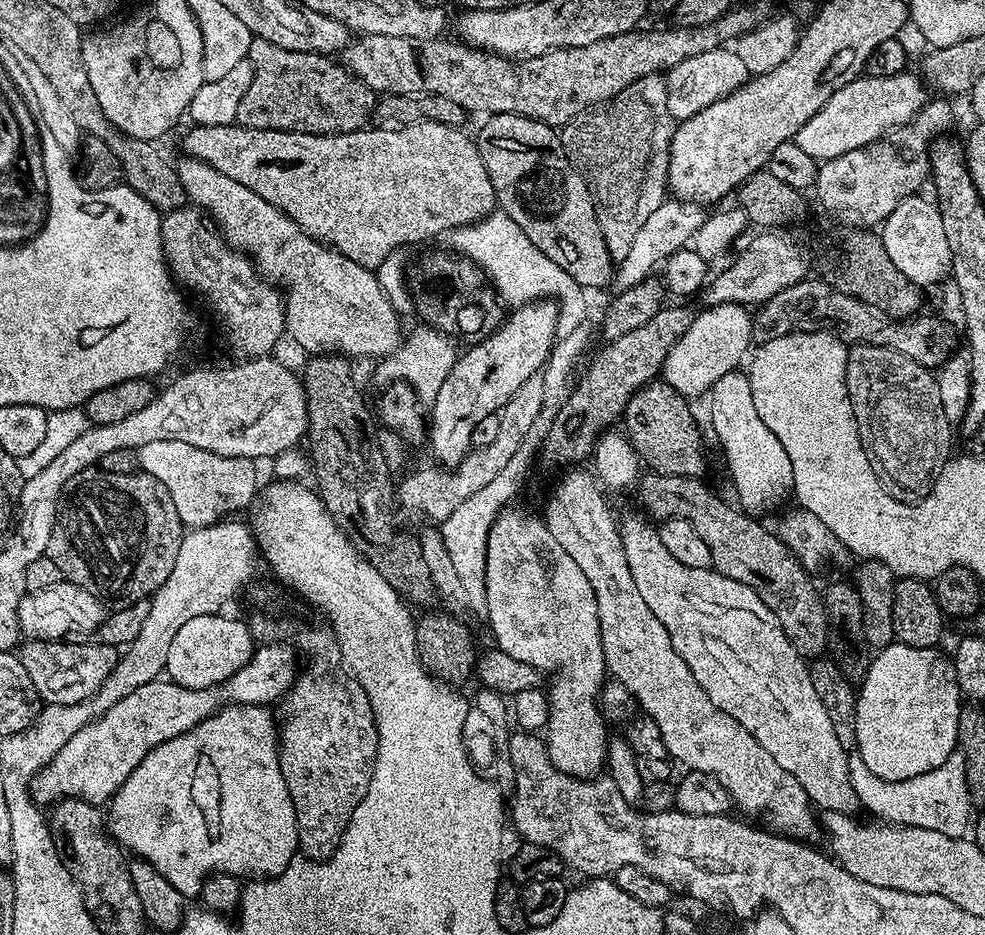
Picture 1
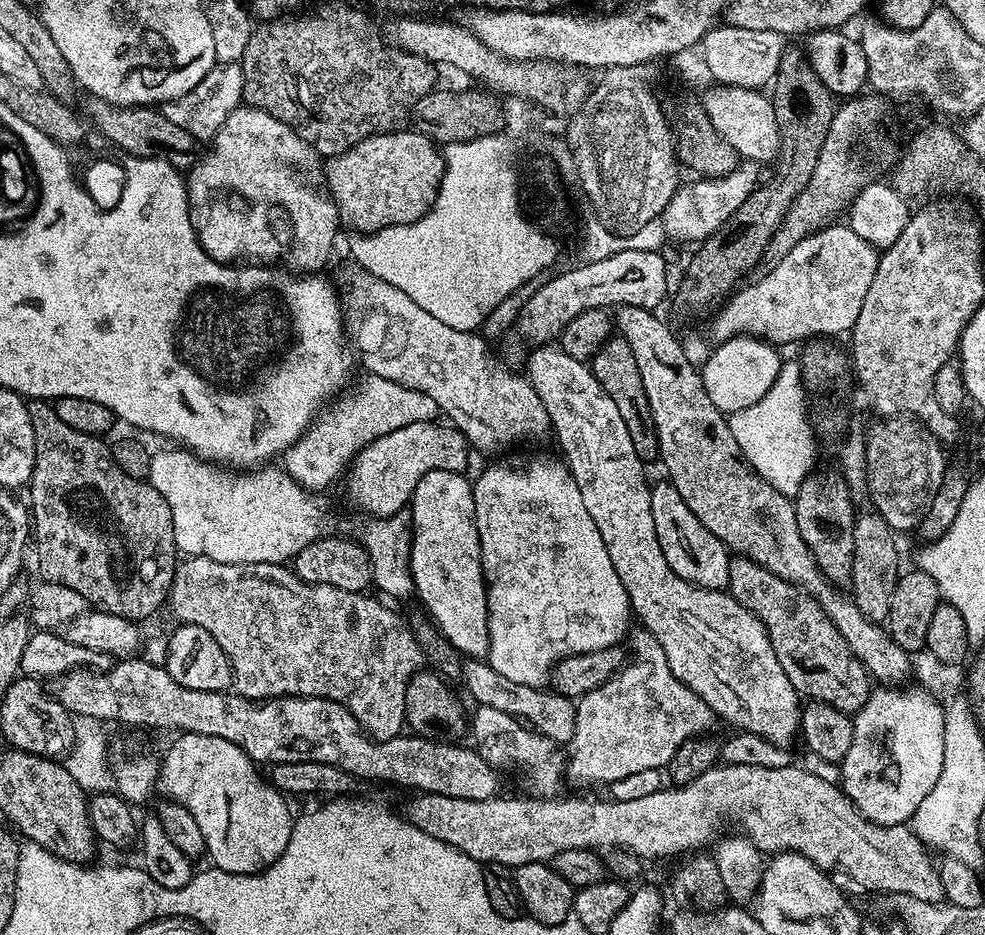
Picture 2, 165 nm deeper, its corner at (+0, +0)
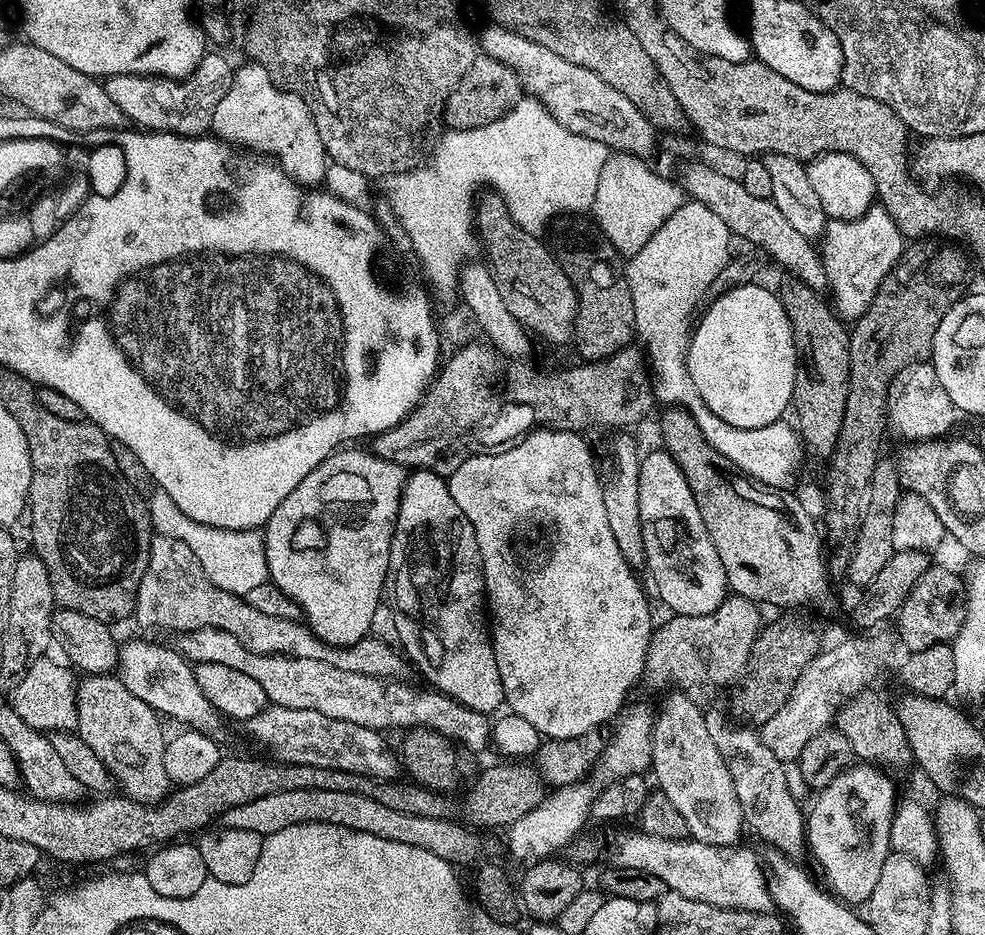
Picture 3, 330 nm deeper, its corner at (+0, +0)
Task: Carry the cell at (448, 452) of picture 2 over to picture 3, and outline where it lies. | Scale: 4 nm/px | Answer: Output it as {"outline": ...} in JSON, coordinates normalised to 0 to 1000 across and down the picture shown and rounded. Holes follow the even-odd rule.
{"outline":[[[342,481],[325,494],[322,501],[317,501],[315,507],[307,511],[307,516],[301,518],[301,523],[293,526],[289,535],[285,535],[281,543],[277,543],[276,552],[273,554],[266,572],[269,582],[269,595],[272,598],[272,612],[275,624],[279,625],[289,639],[302,642],[309,649],[309,655],[313,658],[311,662],[312,671],[316,672],[317,677],[328,684],[330,690],[339,691],[338,694],[344,695],[353,693],[357,689],[371,683],[378,672],[378,666],[382,663],[382,653],[386,650],[386,636],[391,636],[392,621],[394,615],[394,598],[398,586],[398,571],[402,559],[402,551],[406,544],[406,530],[410,526],[411,504],[406,497],[384,489],[377,481],[371,483],[348,483]]]}

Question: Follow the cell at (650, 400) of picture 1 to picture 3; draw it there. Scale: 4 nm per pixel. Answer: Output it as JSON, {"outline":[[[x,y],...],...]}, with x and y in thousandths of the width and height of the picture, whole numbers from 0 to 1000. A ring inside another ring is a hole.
{"outline":[[[593,233],[578,235],[581,236],[565,250],[564,258],[559,258],[558,265],[585,313],[583,372],[589,375],[593,384],[590,386],[613,387],[639,371],[646,358],[644,319],[640,319],[636,282],[604,239],[596,235],[596,240]]]}

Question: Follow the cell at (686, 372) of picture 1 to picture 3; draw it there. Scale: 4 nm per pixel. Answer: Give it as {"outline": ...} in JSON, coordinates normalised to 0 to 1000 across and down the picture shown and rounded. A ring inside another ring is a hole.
{"outline":[[[887,220],[869,235],[842,235],[837,241],[835,260],[837,260],[835,277],[838,288],[841,290],[844,324],[858,343],[868,344],[883,327],[892,304],[917,273],[920,266],[920,255],[912,246],[908,233],[904,233],[902,226],[895,220]]]}

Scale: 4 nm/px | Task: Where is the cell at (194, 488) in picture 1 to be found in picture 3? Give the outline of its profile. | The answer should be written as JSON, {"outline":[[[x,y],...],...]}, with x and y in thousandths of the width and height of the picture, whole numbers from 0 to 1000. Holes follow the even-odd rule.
{"outline":[[[155,525],[150,535],[155,566],[163,573],[189,580],[215,625],[236,636],[249,637],[259,627],[273,621],[272,598],[267,572],[261,567],[234,568],[197,558],[182,543],[171,526]]]}

